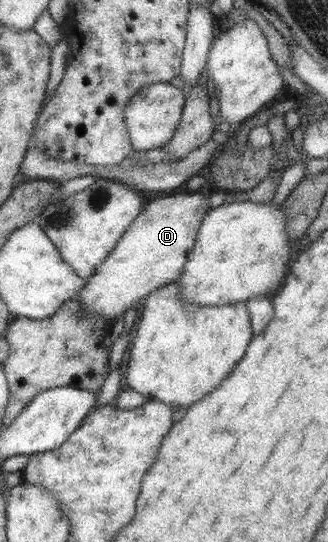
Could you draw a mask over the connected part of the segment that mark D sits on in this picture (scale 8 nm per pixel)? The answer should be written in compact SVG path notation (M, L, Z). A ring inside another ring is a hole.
M177 193L153 199L117 244L111 257L98 267L87 287L74 299L81 301L92 313L101 313L113 323L153 292L176 283L184 275L201 225L211 210L209 195Z

